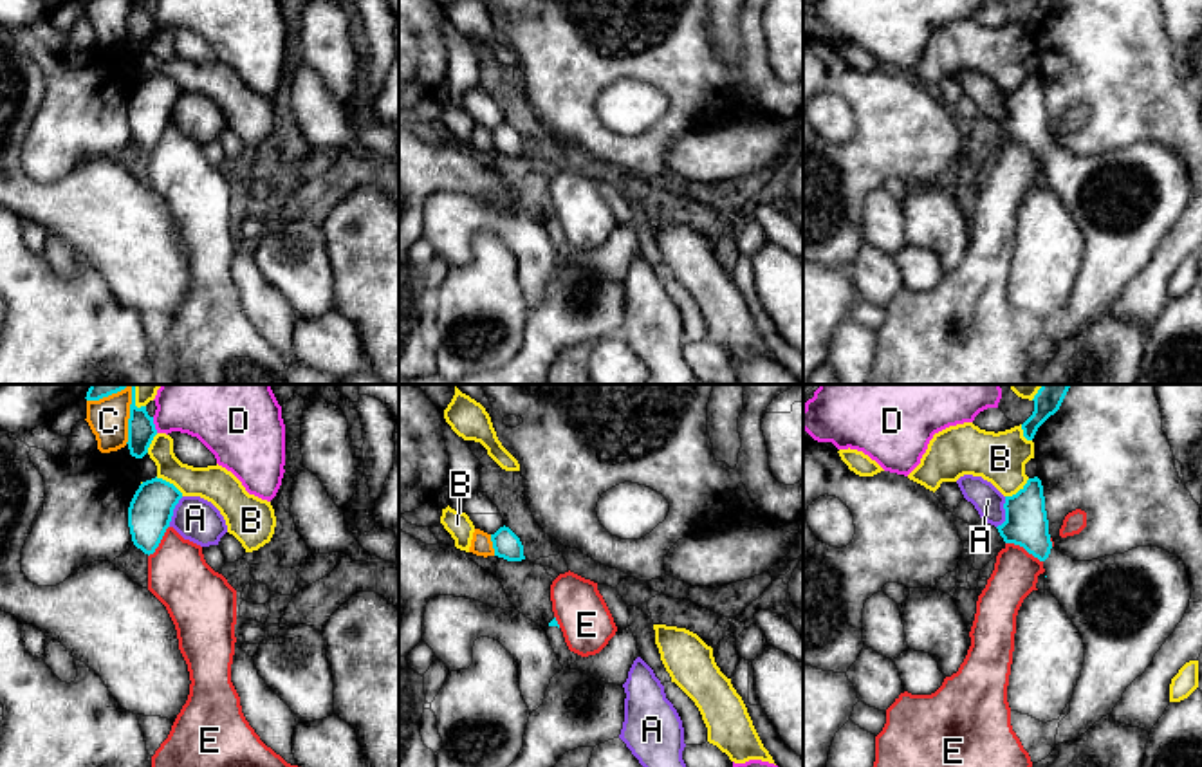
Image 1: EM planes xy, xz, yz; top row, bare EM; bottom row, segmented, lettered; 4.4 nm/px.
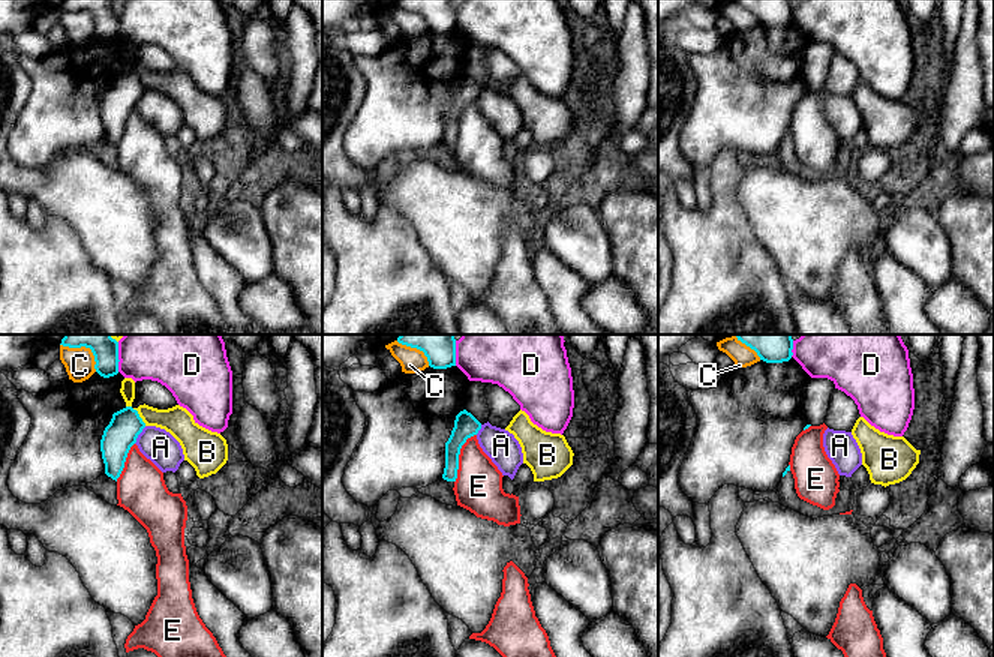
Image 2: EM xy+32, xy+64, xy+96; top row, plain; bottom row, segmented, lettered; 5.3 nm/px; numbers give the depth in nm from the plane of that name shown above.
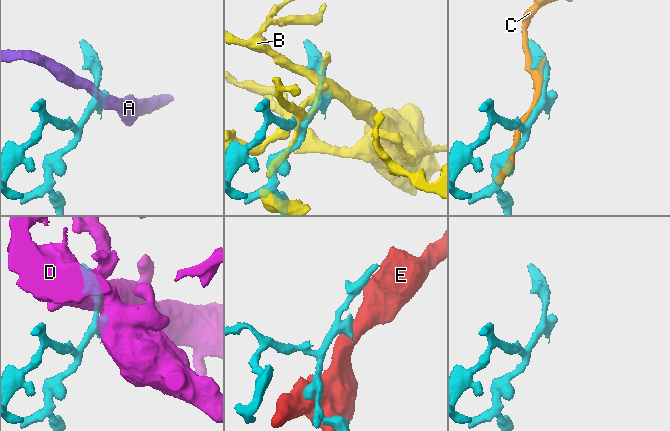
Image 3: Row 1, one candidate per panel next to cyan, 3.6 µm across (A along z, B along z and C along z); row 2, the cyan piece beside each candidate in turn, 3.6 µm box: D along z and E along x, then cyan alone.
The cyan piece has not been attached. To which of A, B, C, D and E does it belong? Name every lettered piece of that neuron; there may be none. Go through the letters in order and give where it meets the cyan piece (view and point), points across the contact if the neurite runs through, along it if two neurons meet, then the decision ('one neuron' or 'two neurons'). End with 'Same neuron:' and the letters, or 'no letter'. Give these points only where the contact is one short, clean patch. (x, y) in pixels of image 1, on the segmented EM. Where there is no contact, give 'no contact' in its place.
A: meets cyan in yz at (1006, 513); border along yz (1006, 497), (1004, 520), (997, 527); two neurons
B: meets cyan in xy at (168, 482); two neurons
C: meets cyan in xy at (132, 394); two neurons
D: meets cyan in xy at (154, 425); border along xy (152, 417), (157, 432); two neurons
E: meets cyan in yz at (1024, 547); border along yz (1006, 542), (1022, 545), (1042, 562); two neurons
Same neuron: no letter

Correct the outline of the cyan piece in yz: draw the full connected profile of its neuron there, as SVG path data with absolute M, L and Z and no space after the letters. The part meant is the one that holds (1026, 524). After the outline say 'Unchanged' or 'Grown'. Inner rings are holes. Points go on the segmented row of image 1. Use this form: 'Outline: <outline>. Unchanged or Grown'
Outline: M1038 476L1012 496L1005 496L1005 522L998 532L1005 543L1023 547L1045 568L1045 590L1065 608L1085 644L1085 662L1070 700L1070 713L1059 722L1056 745L1085 735L1110 715L1126 688L1151 664L1155 653L1182 621L1191 587L1184 561L1159 547L1137 547L1124 554L1076 561L1052 547L1043 485Z. Grown

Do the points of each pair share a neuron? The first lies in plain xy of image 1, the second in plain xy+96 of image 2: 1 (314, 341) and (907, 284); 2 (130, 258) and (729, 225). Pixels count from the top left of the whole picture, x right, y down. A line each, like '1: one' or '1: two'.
1: two
2: two

